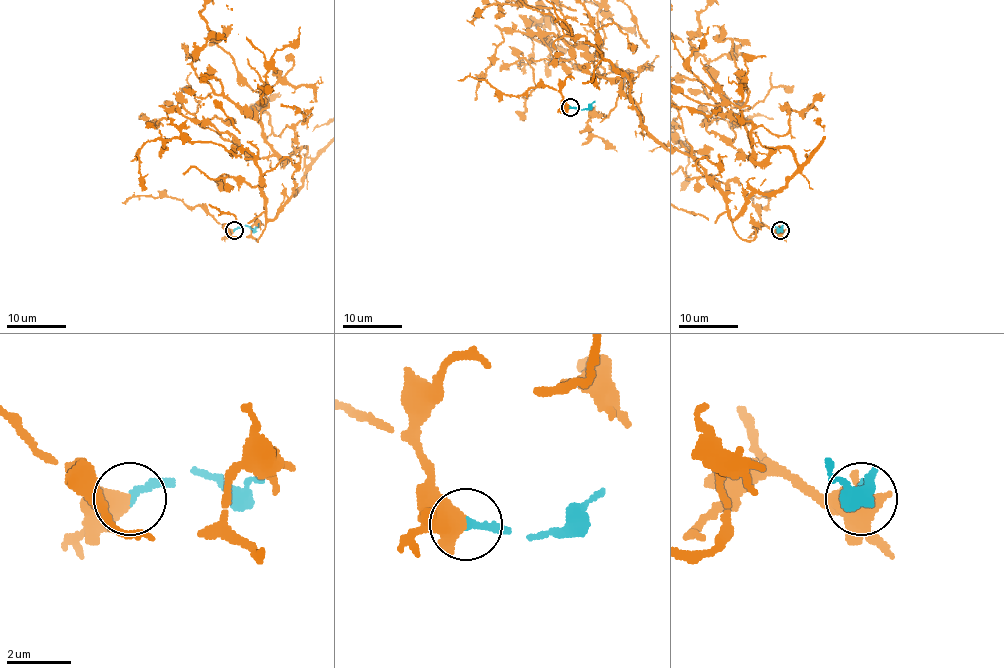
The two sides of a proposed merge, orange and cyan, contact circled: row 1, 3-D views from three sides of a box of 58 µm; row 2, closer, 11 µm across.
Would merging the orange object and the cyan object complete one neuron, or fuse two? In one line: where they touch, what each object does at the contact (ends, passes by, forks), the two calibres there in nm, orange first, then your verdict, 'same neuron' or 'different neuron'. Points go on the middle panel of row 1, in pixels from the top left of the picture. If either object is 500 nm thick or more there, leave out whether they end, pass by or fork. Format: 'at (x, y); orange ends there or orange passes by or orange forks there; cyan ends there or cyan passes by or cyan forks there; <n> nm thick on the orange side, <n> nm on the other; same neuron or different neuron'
at (570, 107); 700 nm thick on the orange side, 260 nm on the other; same neuron

